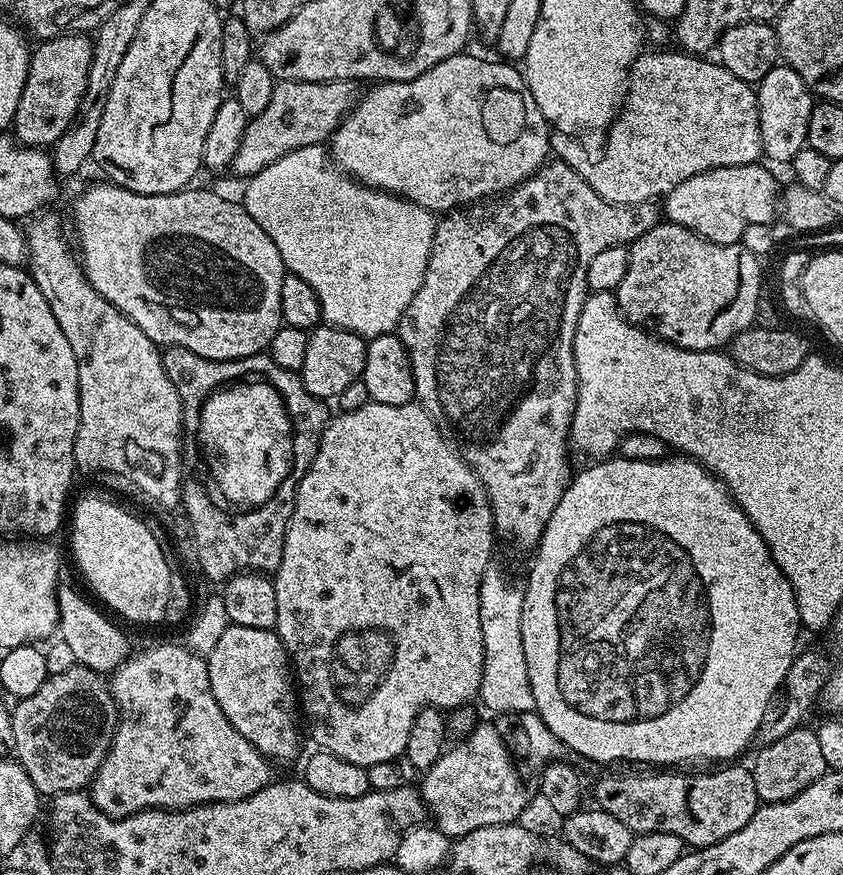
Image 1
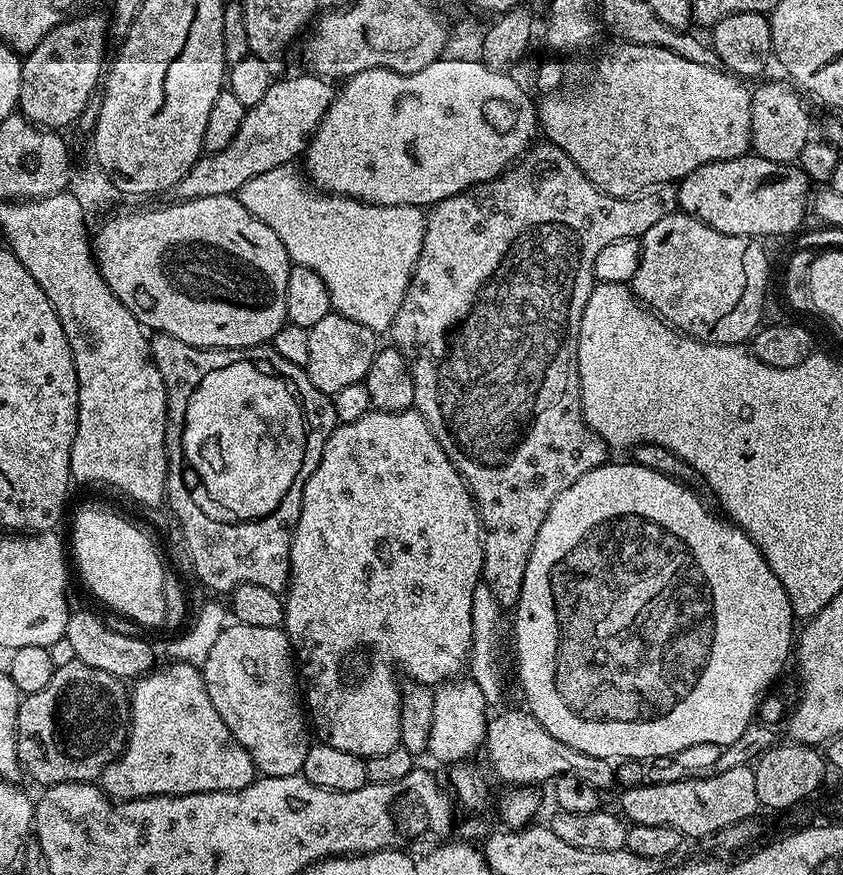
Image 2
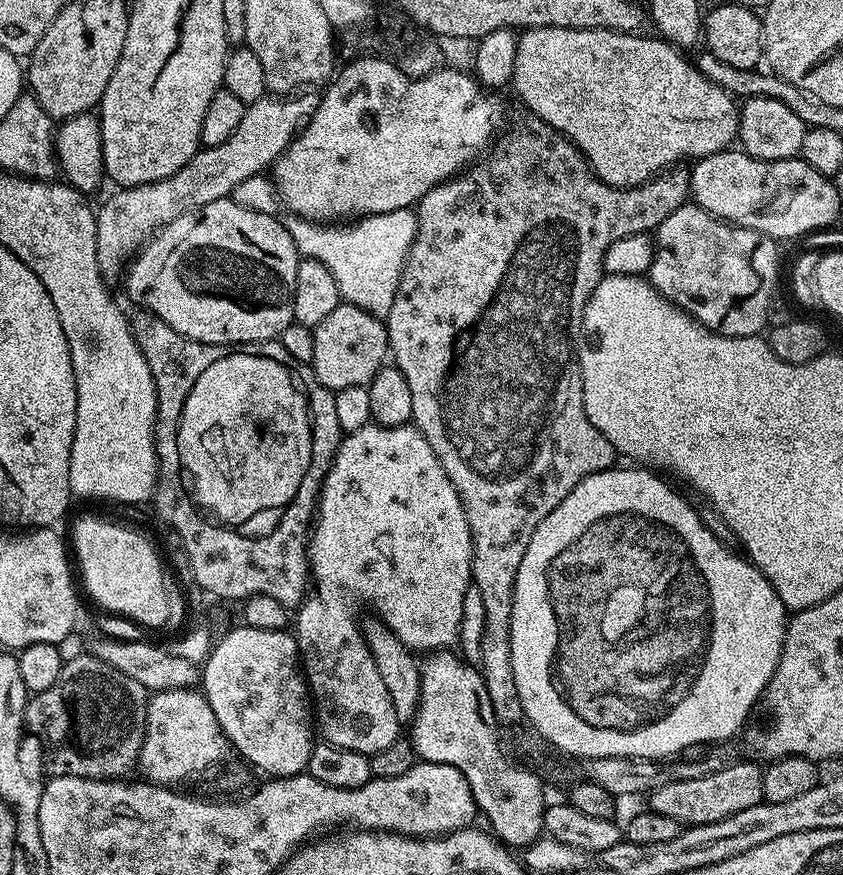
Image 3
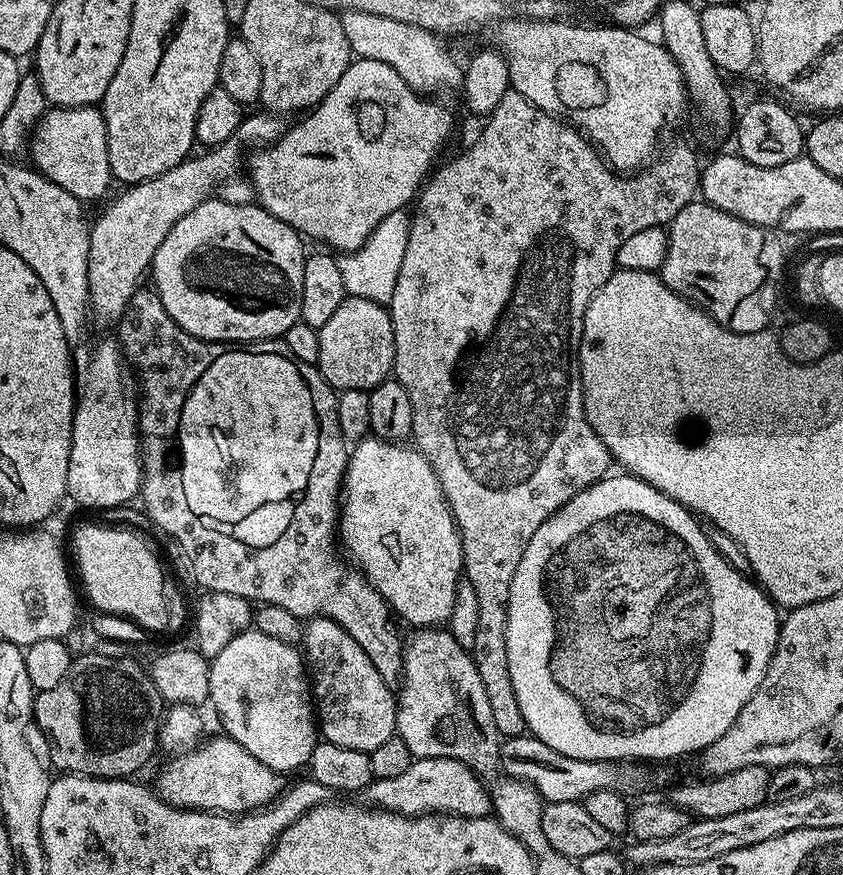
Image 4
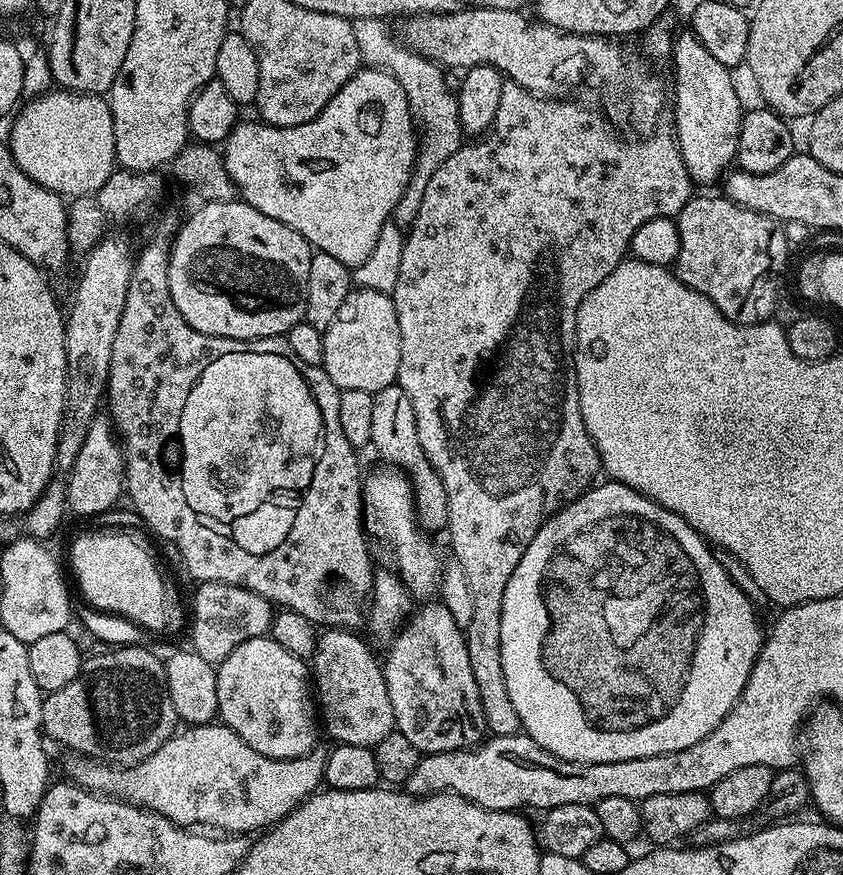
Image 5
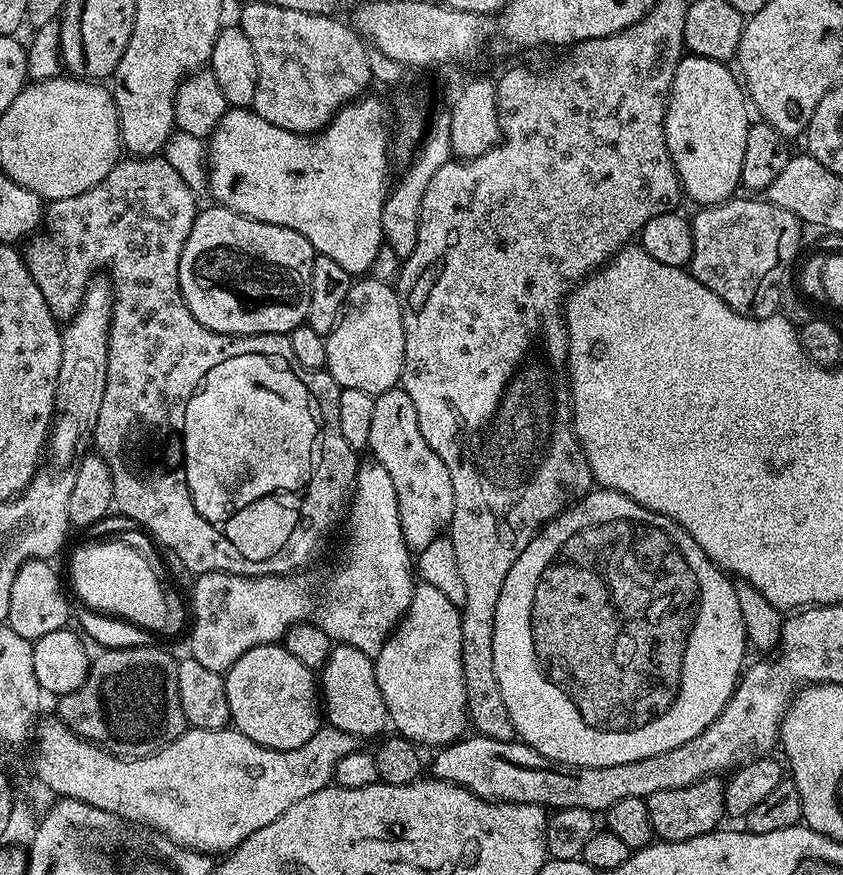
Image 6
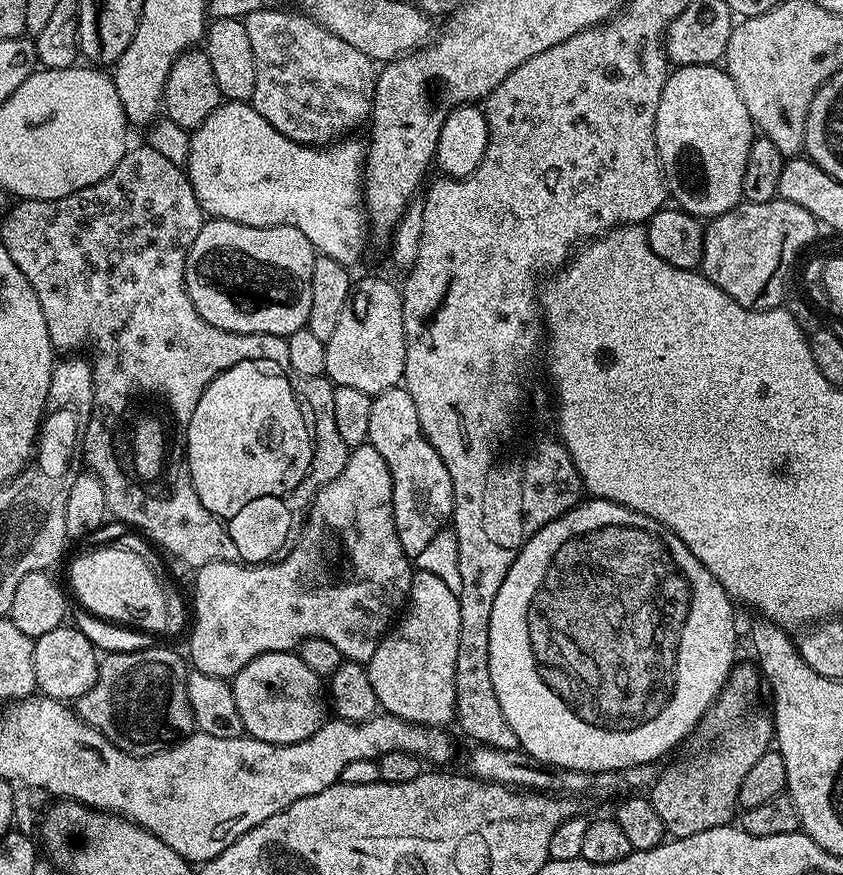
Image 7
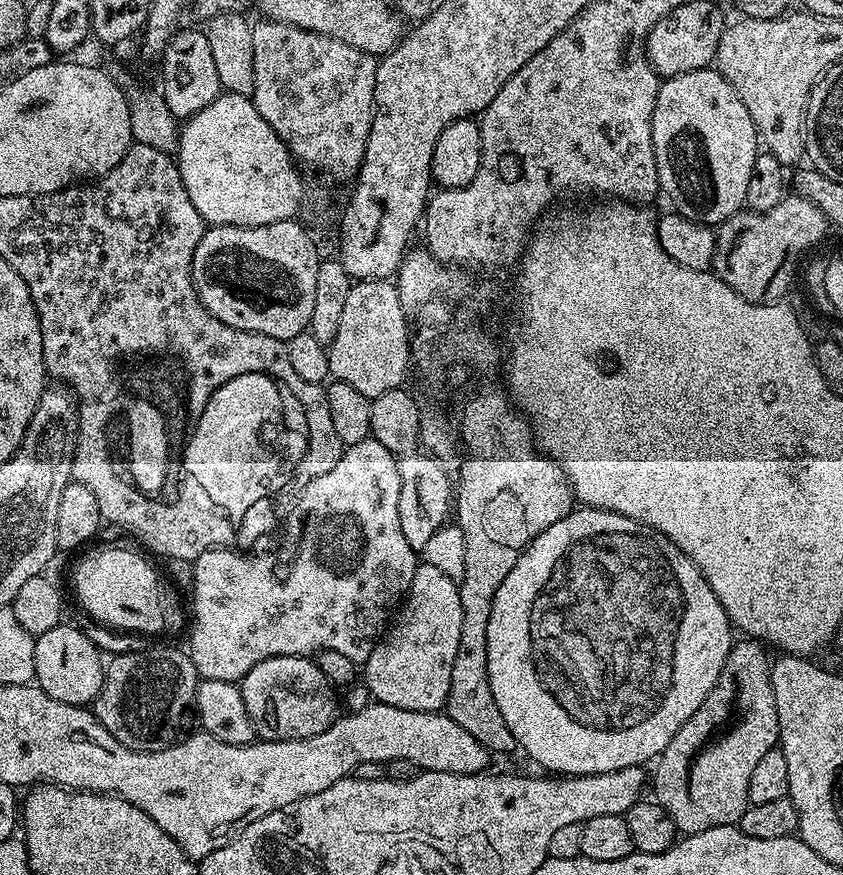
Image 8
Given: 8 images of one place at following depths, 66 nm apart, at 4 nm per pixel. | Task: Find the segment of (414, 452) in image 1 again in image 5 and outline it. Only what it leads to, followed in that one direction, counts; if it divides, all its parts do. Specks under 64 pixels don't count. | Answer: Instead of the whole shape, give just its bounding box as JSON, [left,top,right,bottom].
[310,467,442,749]

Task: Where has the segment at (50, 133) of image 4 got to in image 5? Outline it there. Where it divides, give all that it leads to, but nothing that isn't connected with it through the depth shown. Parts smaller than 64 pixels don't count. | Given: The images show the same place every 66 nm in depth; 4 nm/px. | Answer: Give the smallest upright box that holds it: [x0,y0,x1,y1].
[6,90,118,198]

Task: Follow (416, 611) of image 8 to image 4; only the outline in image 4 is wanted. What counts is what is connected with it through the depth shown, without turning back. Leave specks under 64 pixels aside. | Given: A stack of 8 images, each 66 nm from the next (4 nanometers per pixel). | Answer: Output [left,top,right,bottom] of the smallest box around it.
[396,626,545,826]

